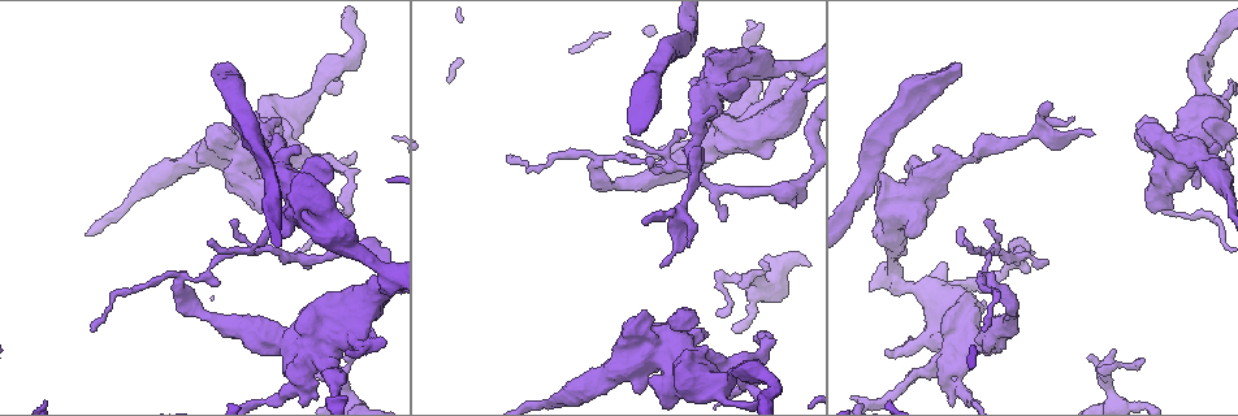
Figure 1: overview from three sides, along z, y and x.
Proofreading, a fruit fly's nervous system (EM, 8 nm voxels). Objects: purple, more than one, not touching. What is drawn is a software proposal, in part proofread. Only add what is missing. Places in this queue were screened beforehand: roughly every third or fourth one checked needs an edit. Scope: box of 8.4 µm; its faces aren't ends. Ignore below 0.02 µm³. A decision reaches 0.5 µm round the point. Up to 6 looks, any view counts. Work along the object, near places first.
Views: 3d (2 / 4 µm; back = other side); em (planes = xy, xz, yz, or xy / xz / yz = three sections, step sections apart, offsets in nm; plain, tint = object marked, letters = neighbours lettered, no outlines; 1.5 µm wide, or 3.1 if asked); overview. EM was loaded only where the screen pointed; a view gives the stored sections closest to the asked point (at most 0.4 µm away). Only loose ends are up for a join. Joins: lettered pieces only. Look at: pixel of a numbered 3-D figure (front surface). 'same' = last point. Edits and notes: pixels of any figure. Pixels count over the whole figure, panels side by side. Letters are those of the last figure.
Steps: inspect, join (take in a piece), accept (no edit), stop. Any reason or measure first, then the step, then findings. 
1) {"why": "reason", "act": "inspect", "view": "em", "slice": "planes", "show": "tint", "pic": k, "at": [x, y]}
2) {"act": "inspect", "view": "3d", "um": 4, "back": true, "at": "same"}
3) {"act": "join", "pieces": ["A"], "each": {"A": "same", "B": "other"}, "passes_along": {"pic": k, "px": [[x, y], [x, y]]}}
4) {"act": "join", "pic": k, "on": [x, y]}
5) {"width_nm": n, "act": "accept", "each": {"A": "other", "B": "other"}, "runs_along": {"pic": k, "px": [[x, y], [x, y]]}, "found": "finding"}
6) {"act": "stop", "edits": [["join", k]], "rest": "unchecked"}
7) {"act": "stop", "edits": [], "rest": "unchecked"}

{"act": "inspect", "view": "em", "slice": "planes", "show": "plain", "pic": 1, "at": [233, 222]}

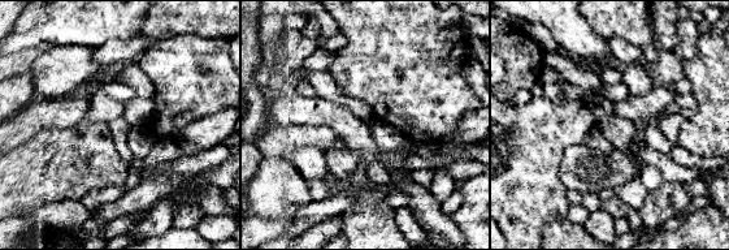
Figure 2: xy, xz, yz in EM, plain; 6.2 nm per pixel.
{"act": "inspect", "view": "em", "slice": "planes", "show": "letters", "at": "same"}

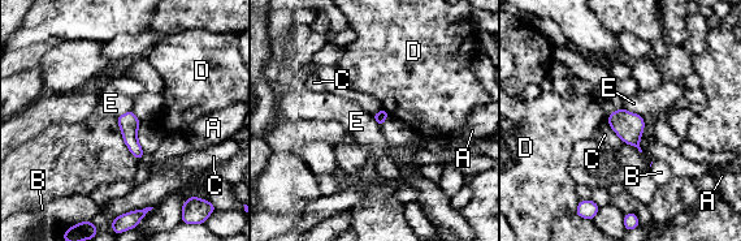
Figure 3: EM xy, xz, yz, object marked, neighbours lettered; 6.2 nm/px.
{"act": "accept", "each": {"A": "other", "B": "other", "C": "other", "D": "other", "E": "other"}, "border": {"pic": 3, "px": [[623, 107], [642, 117]]}, "found": "no lettered piece goes on from it"}

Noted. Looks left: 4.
{"why": "branch stops here", "act": "inspect", "view": "em", "slice": "xz", "step": 8, "show": "tint", "pic": 1, "at": [1154, 212]}

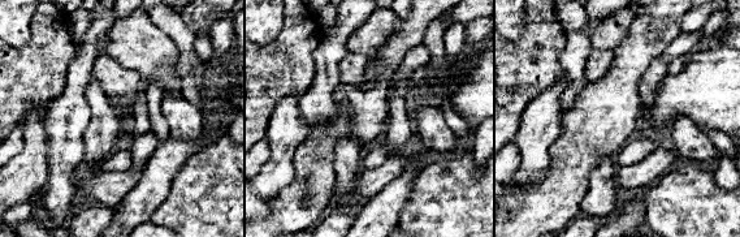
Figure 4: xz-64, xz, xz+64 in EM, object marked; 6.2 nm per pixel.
{"act": "inspect", "view": "em", "slice": "planes", "show": "letters", "at": "same"}

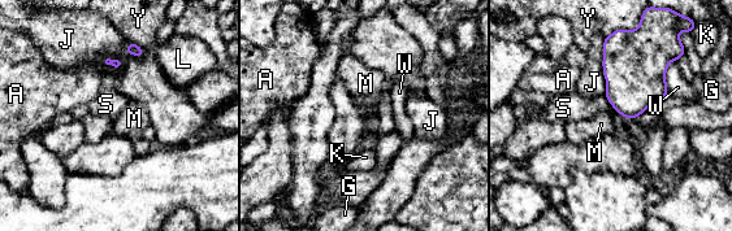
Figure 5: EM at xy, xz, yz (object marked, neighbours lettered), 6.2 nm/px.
{"width_nm": 260, "act": "accept", "each": {"A": "other", "G": "other", "J": "other", "K": "other", "L": "other", "M": "other", "S": "other", "W": "other", "Y": "other"}, "border": {"pic": 5, "px": [[603, 95], [619, 113]]}, "found": "no lettered piece goes on from it"}

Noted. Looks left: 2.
{"why": "an open end", "act": "inspect", "view": "em", "slice": "planes", "show": "letters", "pic": 1, "at": [216, 67]}

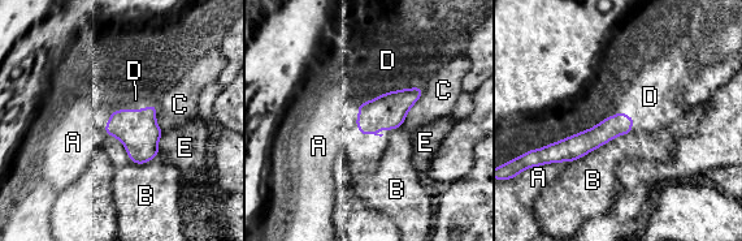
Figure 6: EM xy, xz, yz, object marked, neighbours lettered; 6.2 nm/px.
{"act": "join", "pieces": ["D"], "each": {"A": "other", "B": "other", "C": "other", "D": "same", "E": "other"}, "passes_along": {"pic": 6, "px": [[387, 111], [380, 95], [387, 60]]}, "found": "the cell continues"}

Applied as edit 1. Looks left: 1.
{"act": "stop", "edits": [["join", 6]], "rest": "unchecked"}

